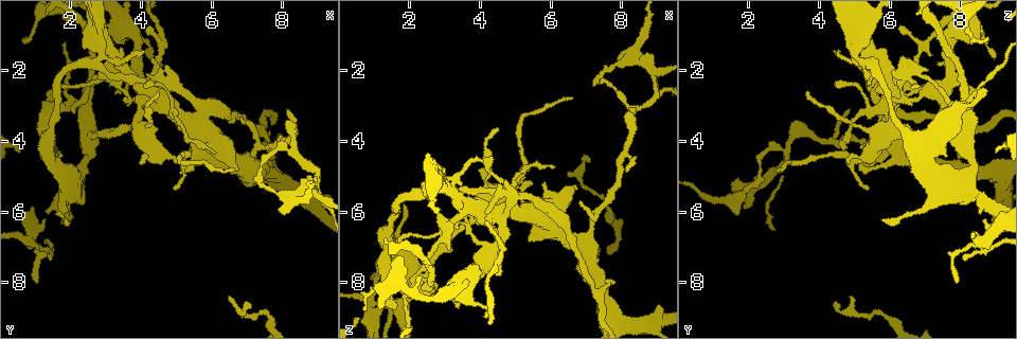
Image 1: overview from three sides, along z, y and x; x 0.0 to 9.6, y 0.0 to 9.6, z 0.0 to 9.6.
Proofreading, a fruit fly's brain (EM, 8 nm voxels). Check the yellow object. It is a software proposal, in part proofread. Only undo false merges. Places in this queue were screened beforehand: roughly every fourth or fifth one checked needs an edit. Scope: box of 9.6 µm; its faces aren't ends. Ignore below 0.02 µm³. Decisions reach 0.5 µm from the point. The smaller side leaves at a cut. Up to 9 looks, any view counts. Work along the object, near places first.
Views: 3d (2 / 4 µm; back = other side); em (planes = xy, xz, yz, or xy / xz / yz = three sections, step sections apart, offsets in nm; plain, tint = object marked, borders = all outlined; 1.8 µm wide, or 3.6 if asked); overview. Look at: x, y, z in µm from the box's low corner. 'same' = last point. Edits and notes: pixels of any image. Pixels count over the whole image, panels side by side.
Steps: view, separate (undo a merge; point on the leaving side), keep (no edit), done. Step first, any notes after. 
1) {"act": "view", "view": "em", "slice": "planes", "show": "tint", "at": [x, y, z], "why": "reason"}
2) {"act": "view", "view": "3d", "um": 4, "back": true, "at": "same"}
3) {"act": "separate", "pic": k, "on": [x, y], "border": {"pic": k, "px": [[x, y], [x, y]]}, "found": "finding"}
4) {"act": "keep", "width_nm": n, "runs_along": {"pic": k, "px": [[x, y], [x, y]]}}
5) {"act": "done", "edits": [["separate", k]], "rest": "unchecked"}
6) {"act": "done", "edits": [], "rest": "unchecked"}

{"act": "view", "view": "3d", "um": 4, "at": [6.85, 4.60, 6.85], "why": "calibre changes"}

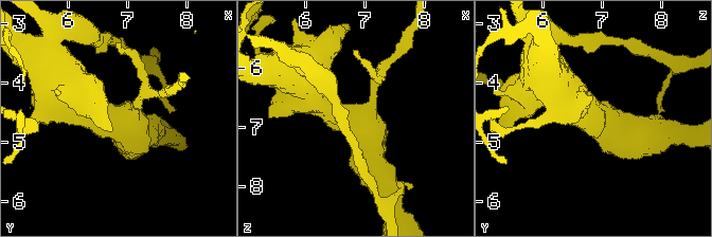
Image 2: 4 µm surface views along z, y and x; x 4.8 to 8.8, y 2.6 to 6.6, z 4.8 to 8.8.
{"act": "view", "view": "em", "um": 3.6, "slice": "planes", "show": "tint", "at": [6.85, 4.60, 6.90], "arms": 3}

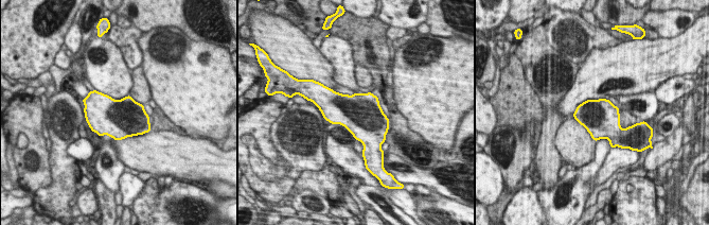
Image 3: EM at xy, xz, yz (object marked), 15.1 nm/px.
{"act": "keep", "found": "one cell here"}

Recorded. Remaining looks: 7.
{"act": "view", "view": "em", "slice": "planes", "show": "tint", "at": [2.85, 2.20, 6.80], "why": "sudden change in width"}

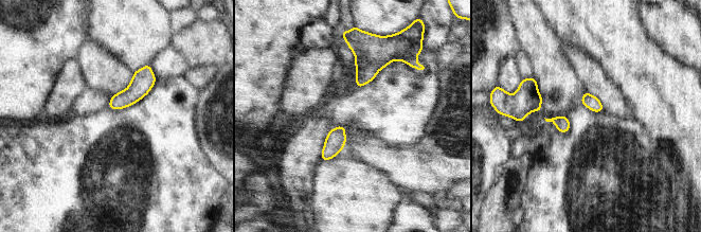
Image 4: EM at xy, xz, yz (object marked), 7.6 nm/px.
{"act": "separate", "pic": 4, "on": [365, 74], "found": "a second cell is stuck on"}

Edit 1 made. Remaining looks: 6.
{"act": "view", "view": "em", "slice": "planes", "show": "borders", "at": [8.40, 5.60, 1.60], "why": "sharp bend"}

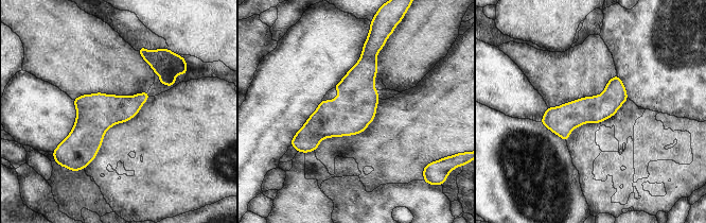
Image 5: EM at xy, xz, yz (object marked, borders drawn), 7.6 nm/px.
{"act": "keep", "runs_along": {"pic": 5, "px": [[368, 49], [356, 92], [305, 149]]}, "found": "one cell here"}

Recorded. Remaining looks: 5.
{"act": "done", "edits": [["separate", 4]], "rest": "unchecked"}

